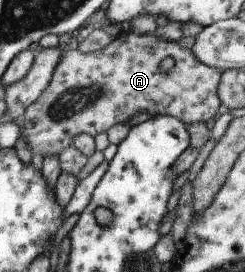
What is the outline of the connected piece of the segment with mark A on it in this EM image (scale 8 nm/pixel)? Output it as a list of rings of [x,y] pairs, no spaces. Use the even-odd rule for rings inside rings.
[[[128,31],[120,34],[118,37],[115,37],[115,39],[112,39],[106,46],[103,46],[101,49],[98,49],[94,52],[84,52],[79,48],[63,50],[60,53],[59,61],[57,62],[57,65],[51,74],[50,82],[47,83],[46,88],[43,89],[41,93],[39,93],[37,99],[32,101],[26,107],[23,115],[23,123],[21,123],[21,127],[18,132],[20,133],[21,139],[26,141],[26,145],[30,149],[31,156],[34,153],[39,153],[39,155],[44,158],[49,157],[49,155],[58,156],[65,148],[68,148],[72,145],[72,141],[75,136],[78,136],[79,134],[85,134],[93,138],[93,136],[97,135],[97,133],[103,133],[103,131],[107,131],[107,129],[109,129],[111,125],[115,125],[115,123],[127,122],[134,113],[137,113],[137,111],[145,111],[145,113],[148,113],[150,116],[156,116],[157,114],[170,115],[180,119],[184,124],[196,121],[207,123],[210,121],[210,118],[215,115],[217,107],[219,107],[220,104],[217,91],[219,78],[219,71],[199,63],[199,61],[195,59],[195,56],[190,52],[190,49],[187,50],[185,48],[181,48],[180,45],[178,46],[176,44],[176,41],[161,41],[161,39],[158,39],[158,37],[155,36],[155,33],[136,34]],[[164,57],[171,57],[174,61],[173,66],[167,72],[159,70],[159,63],[161,63],[161,60]]]

